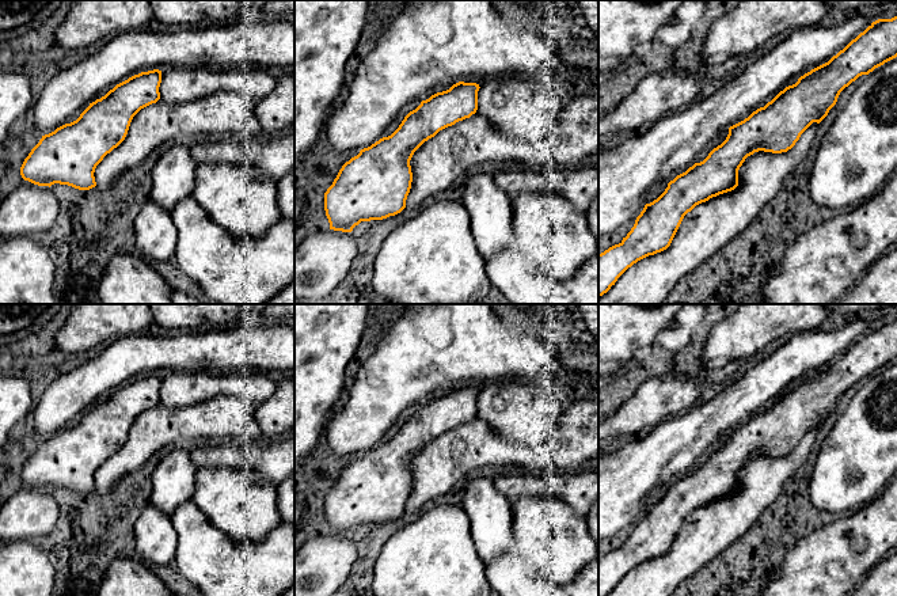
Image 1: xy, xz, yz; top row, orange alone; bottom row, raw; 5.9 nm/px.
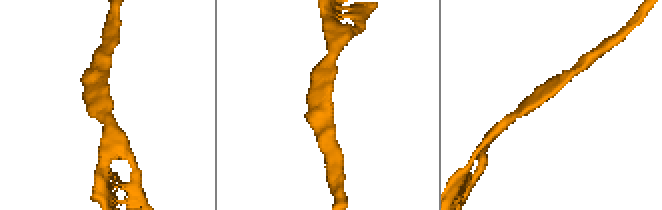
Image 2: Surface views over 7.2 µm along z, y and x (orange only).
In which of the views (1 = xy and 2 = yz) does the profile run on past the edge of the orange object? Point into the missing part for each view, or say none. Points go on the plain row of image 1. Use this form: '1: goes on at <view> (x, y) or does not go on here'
1: does not go on here
2: does not go on here

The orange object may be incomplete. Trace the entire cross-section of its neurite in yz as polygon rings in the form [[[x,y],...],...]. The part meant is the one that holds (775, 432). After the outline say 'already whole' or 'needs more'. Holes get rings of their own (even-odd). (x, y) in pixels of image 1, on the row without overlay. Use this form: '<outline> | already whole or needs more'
[[[897,320],[878,323],[828,367],[805,377],[764,411],[730,430],[726,444],[714,452],[703,466],[695,467],[677,479],[657,504],[645,509],[634,531],[619,548],[598,558],[598,596],[608,596],[617,582],[638,565],[666,554],[684,520],[696,509],[734,494],[738,490],[738,474],[748,460],[759,455],[782,458],[791,453],[813,426],[820,428],[828,420],[845,391],[896,361]]] | already whole

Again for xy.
[[[161,375],[141,376],[117,388],[104,401],[90,407],[80,421],[42,440],[20,471],[20,479],[38,490],[68,489],[79,494],[96,490],[95,472],[126,441],[133,421],[160,403]]] | already whole

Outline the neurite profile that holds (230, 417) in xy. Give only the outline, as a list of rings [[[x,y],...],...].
[[[237,395],[214,396],[175,409],[160,402],[133,421],[125,444],[96,470],[96,491],[109,494],[121,479],[171,445],[206,437],[244,445],[258,440],[261,429],[255,407]]]

